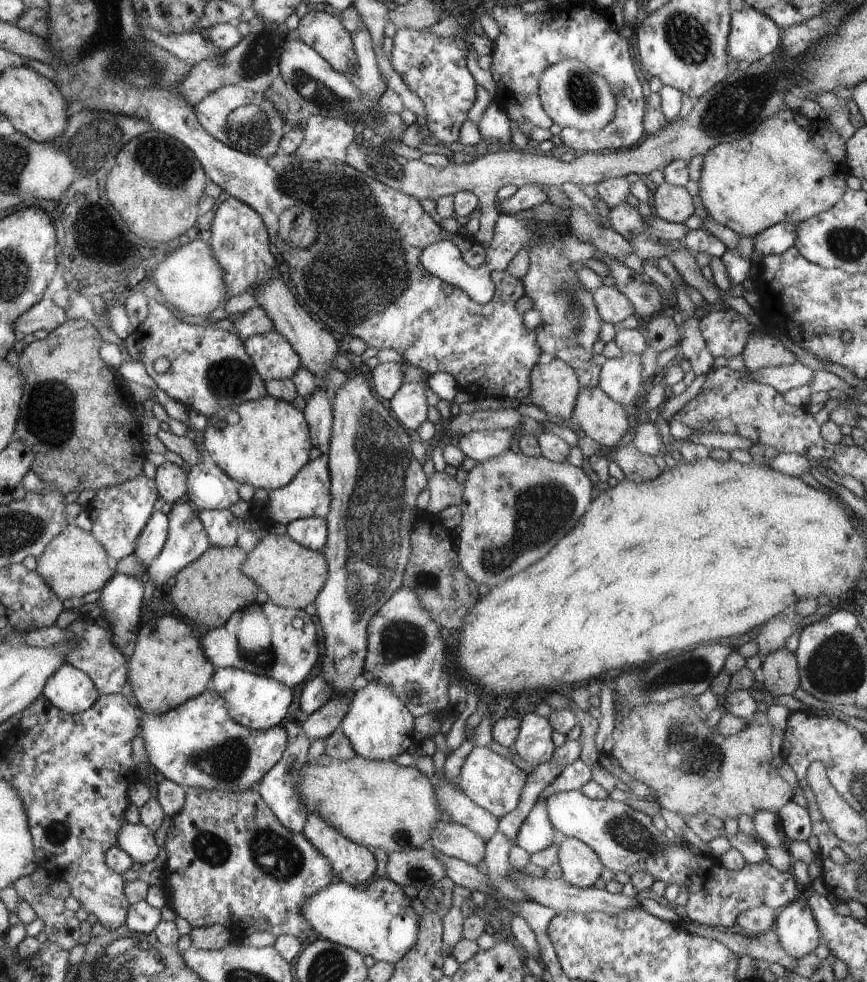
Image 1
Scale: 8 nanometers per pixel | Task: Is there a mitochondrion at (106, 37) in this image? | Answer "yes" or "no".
yes

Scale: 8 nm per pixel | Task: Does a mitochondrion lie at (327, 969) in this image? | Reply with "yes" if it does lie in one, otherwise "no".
yes

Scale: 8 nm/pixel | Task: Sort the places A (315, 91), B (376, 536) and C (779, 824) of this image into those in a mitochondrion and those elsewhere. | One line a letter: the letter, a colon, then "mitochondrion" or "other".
A: mitochondrion
B: mitochondrion
C: other

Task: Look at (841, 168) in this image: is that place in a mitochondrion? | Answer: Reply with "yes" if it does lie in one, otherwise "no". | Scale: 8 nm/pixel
no

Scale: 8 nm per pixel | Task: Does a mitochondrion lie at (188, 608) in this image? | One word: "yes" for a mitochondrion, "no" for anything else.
no

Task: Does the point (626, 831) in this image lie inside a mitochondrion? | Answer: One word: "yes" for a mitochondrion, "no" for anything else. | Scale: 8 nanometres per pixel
yes

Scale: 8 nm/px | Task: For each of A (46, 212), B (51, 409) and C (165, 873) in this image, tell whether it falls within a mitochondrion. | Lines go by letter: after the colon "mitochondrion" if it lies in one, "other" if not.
A: other
B: mitochondrion
C: other

